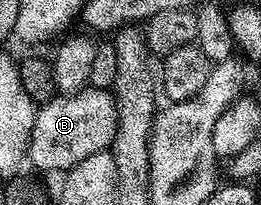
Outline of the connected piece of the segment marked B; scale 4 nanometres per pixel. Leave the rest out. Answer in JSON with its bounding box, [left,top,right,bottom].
[27,86,117,174]

